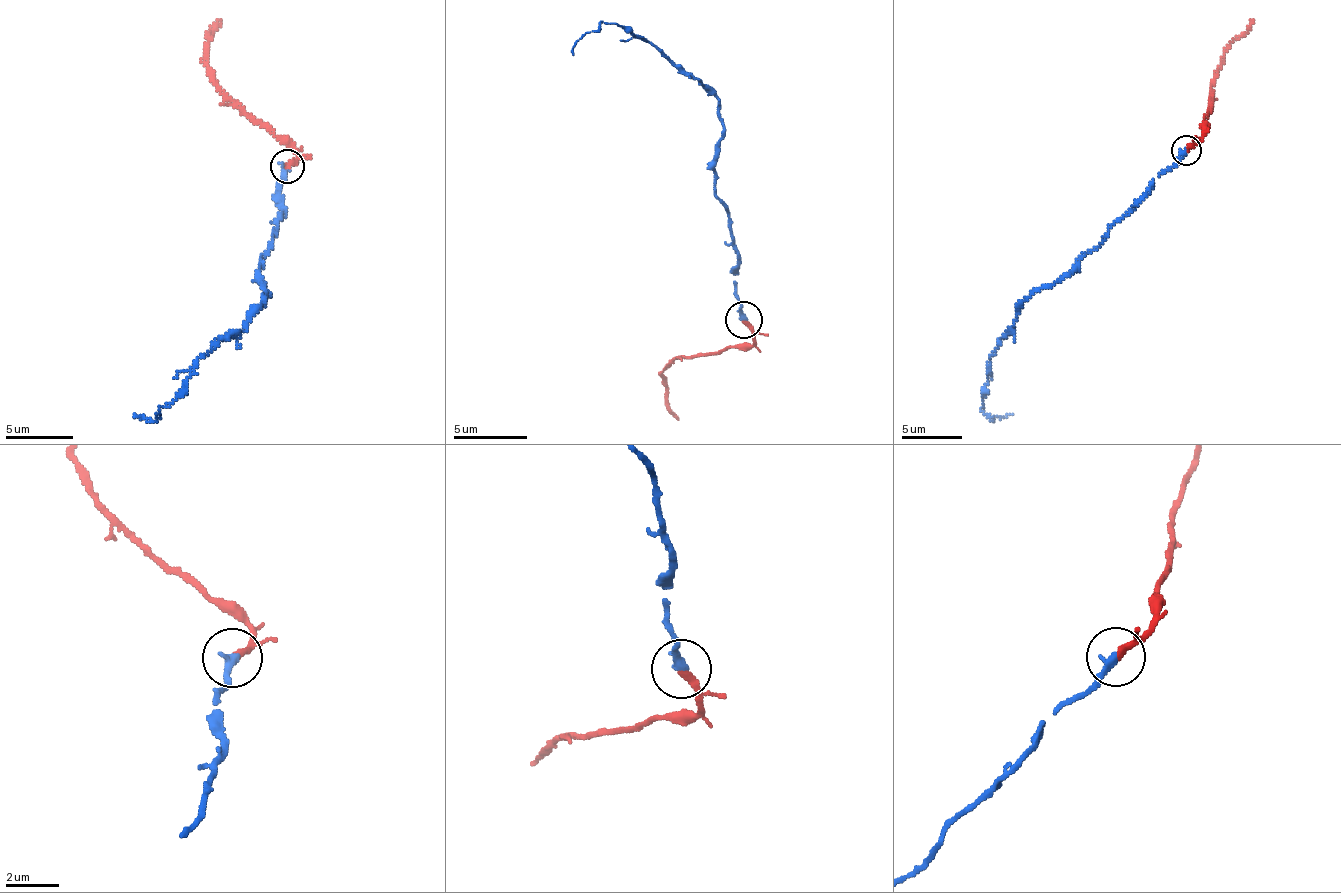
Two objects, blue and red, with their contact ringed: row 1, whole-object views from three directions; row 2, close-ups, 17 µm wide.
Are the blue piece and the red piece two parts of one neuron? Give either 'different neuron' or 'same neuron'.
same neuron

